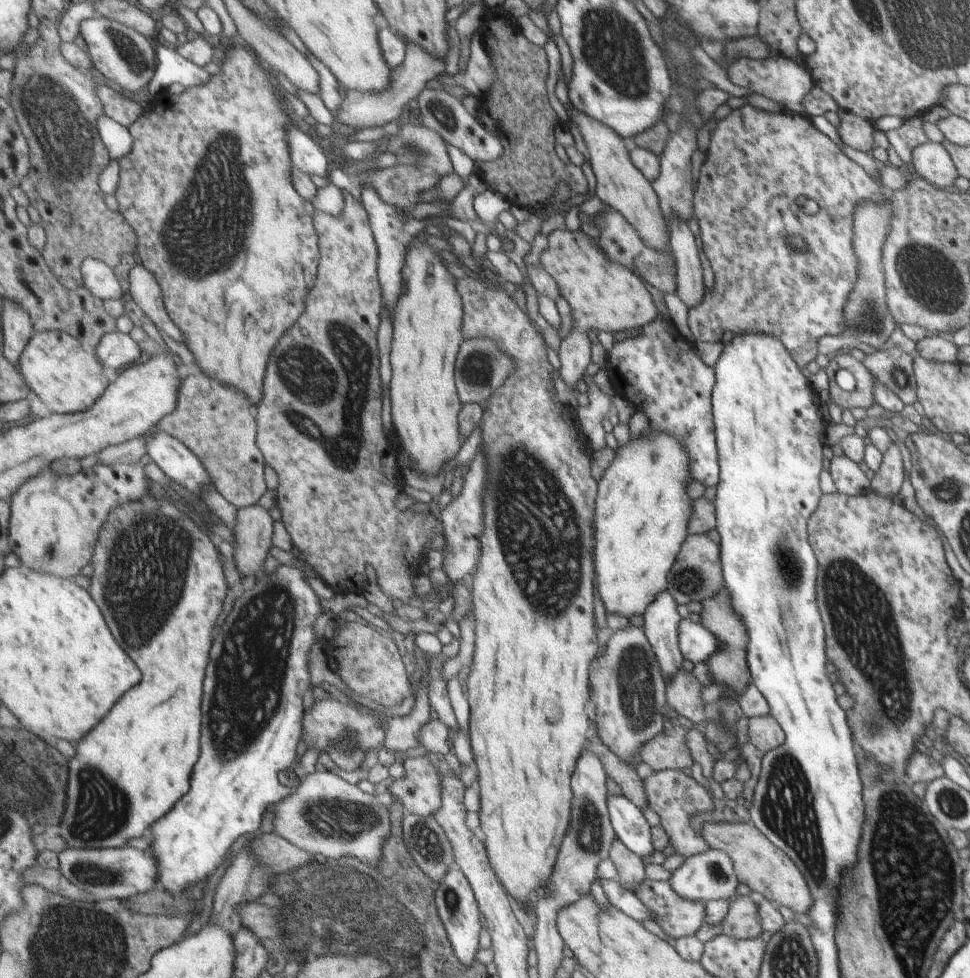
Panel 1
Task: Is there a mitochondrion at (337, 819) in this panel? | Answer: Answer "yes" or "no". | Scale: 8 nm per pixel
yes

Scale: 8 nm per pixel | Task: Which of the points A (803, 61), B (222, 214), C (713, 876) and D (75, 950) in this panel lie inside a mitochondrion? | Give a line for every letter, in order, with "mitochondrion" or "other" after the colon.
A: other
B: mitochondrion
C: mitochondrion
D: mitochondrion

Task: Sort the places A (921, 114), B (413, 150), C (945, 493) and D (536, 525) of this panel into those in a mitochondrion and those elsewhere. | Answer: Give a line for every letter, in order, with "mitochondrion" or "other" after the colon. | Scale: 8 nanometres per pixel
A: other
B: mitochondrion
C: mitochondrion
D: mitochondrion

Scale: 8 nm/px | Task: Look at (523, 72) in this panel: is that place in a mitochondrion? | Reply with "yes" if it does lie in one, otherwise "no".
no

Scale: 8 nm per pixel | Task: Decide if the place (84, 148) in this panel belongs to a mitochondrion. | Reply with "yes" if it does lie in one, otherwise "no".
yes

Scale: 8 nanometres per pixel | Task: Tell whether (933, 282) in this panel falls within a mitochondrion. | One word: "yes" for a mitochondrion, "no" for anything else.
yes

